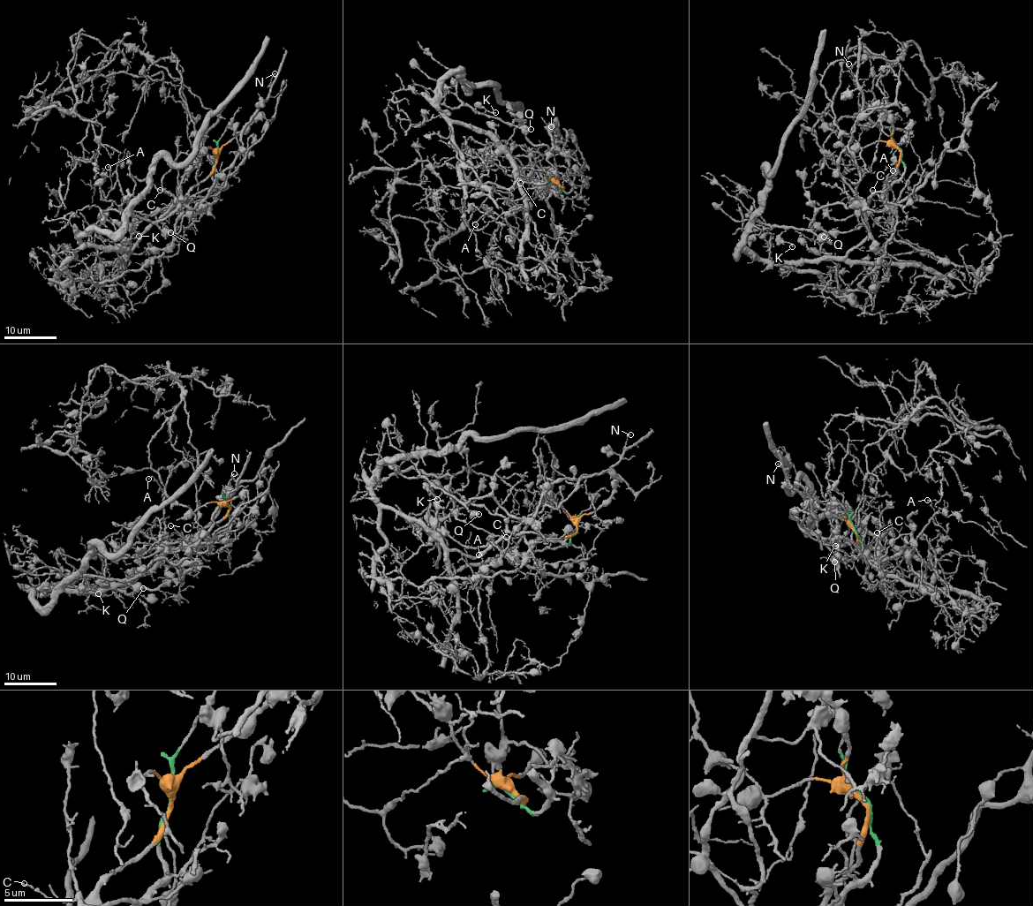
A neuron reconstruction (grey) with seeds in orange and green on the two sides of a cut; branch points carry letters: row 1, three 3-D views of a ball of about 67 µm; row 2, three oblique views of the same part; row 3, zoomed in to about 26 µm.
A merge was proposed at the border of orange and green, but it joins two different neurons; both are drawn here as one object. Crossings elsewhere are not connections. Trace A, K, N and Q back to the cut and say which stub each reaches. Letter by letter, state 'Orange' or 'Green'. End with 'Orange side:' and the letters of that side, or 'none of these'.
A: Orange
K: Green
N: Green
Q: Green
Orange side: A

